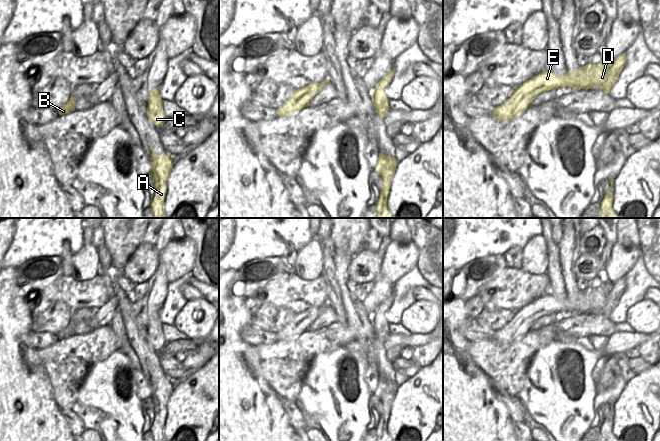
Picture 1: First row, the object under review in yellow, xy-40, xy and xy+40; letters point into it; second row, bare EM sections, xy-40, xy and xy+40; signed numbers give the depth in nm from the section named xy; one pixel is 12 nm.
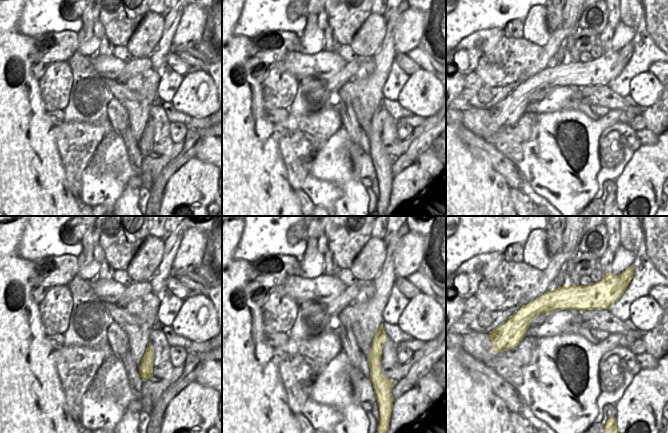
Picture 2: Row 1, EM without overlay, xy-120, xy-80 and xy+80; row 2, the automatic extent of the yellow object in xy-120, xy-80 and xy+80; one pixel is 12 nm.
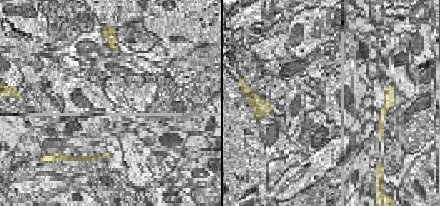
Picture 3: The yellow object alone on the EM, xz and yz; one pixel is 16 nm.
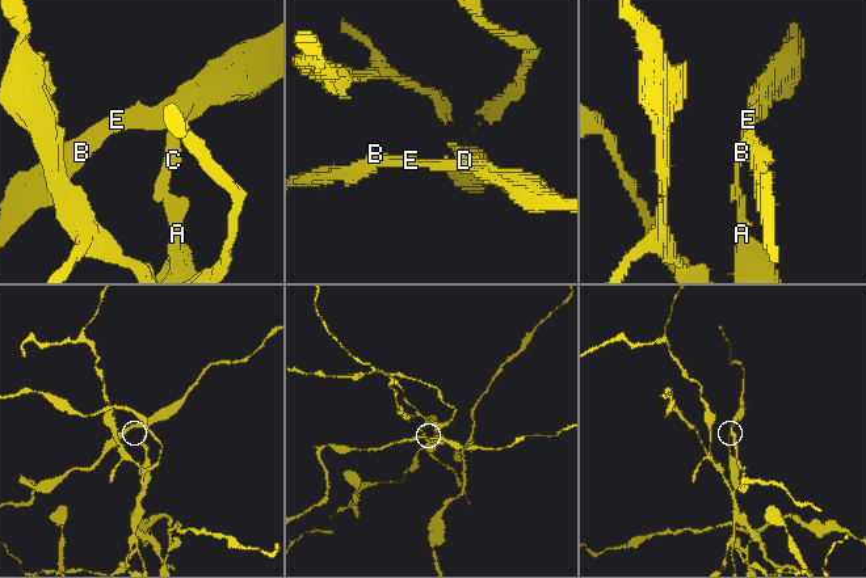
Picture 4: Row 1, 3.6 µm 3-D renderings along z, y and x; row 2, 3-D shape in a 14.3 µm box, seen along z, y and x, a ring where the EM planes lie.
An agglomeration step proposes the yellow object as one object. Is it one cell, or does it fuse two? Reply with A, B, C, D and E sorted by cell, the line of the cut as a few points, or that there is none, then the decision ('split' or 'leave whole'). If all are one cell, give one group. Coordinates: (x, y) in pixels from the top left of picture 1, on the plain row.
groups A C / B D E; cut xy (378, 308), (384, 313); split

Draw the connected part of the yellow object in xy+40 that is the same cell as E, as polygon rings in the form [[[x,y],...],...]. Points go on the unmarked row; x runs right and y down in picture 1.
[[[626,277],[615,283],[603,278],[599,287],[587,288],[574,295],[566,295],[564,300],[555,298],[549,291],[516,311],[513,318],[502,329],[495,331],[492,340],[501,345],[510,345],[531,331],[536,320],[561,311],[588,314],[601,312],[604,309],[609,317],[625,287]]]

